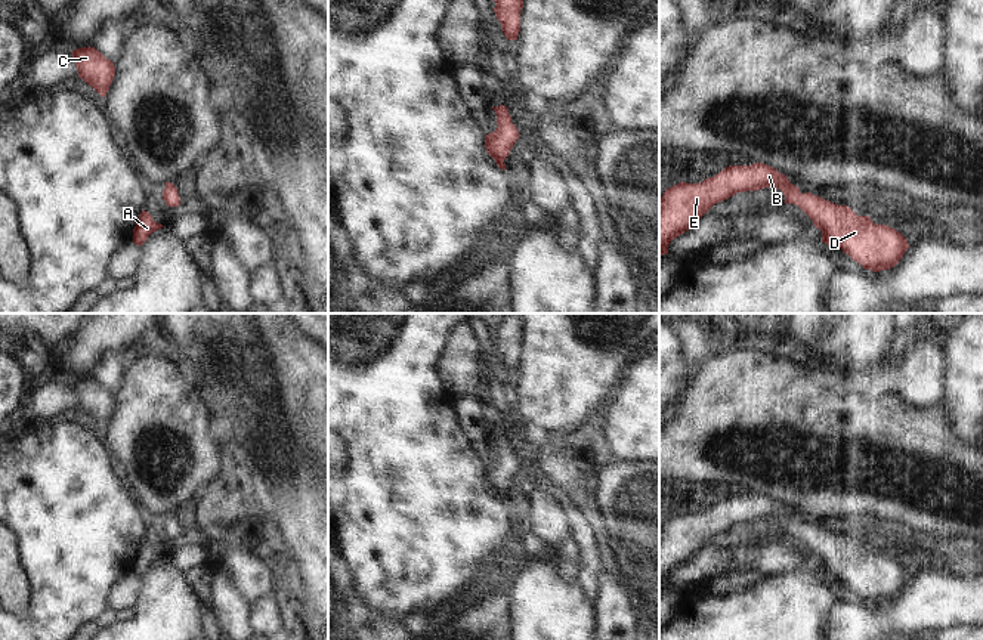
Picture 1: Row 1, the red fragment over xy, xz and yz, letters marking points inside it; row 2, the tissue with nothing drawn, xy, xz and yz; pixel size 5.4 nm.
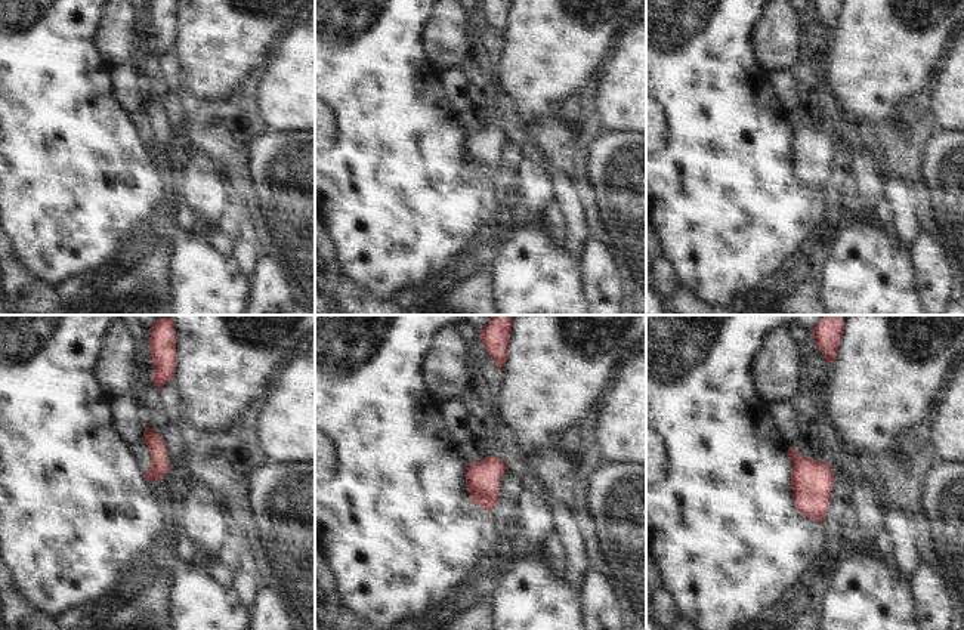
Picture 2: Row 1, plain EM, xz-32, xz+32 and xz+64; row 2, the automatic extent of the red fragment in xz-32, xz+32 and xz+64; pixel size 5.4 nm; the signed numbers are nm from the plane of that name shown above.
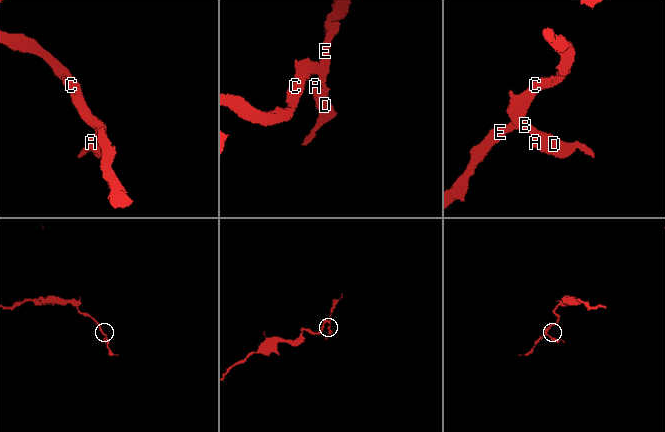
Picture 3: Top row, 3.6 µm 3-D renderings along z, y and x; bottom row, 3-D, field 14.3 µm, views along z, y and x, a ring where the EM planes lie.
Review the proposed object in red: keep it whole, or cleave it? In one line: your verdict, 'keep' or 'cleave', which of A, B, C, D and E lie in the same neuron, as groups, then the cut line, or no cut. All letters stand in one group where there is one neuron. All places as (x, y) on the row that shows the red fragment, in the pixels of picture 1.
keep | A B C D E | no cut

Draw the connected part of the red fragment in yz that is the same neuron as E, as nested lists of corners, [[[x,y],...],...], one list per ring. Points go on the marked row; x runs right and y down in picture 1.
[[[755,163],[729,166],[701,183],[680,182],[665,189],[659,200],[659,257],[668,254],[670,242],[689,231],[708,210],[738,192],[780,189],[785,204],[798,205],[822,231],[822,242],[841,248],[863,269],[891,269],[909,248],[906,238],[887,225],[857,216],[850,207],[838,205],[810,192],[801,194],[776,168]]]

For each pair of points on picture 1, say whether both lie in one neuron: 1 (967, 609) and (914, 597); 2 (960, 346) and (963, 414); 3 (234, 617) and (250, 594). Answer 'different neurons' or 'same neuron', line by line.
1: same neuron
2: same neuron
3: different neurons

